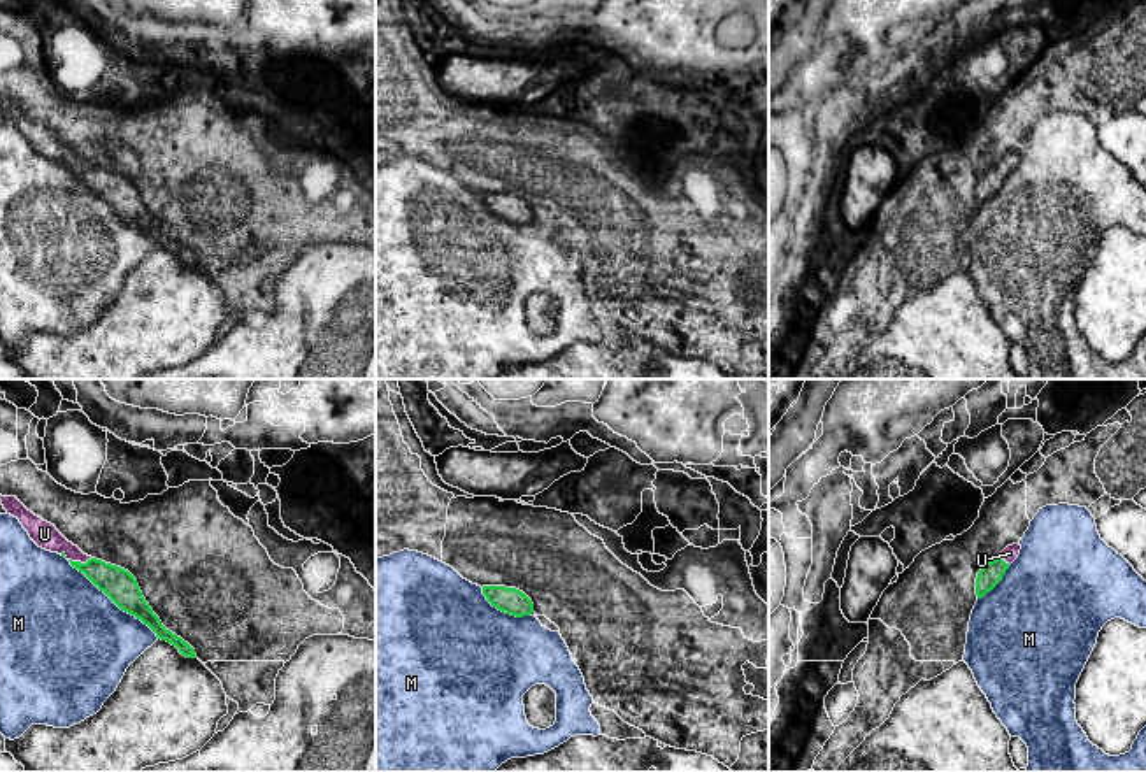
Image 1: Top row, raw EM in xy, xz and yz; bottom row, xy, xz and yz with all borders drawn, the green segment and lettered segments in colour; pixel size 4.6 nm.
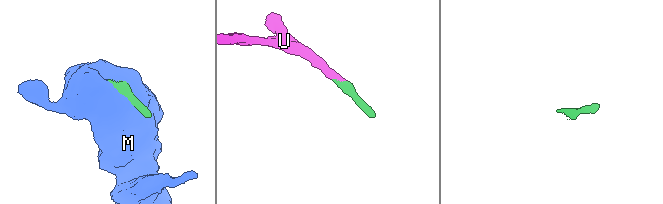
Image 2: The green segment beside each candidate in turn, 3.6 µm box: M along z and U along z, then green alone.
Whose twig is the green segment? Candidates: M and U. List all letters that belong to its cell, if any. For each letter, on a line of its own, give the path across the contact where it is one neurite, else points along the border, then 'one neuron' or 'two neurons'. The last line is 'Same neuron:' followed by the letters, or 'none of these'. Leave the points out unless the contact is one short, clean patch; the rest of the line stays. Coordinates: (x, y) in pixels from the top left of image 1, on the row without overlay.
M: two neurons
U: way xy (116, 190), (92, 174), (76, 169), (44, 141); one neuron
Same neuron: U

